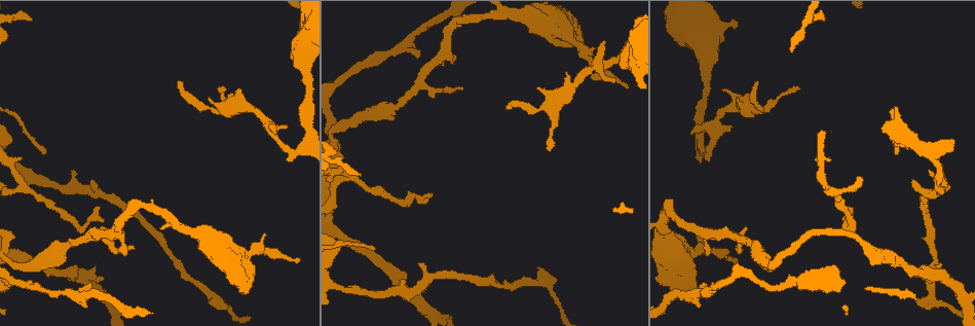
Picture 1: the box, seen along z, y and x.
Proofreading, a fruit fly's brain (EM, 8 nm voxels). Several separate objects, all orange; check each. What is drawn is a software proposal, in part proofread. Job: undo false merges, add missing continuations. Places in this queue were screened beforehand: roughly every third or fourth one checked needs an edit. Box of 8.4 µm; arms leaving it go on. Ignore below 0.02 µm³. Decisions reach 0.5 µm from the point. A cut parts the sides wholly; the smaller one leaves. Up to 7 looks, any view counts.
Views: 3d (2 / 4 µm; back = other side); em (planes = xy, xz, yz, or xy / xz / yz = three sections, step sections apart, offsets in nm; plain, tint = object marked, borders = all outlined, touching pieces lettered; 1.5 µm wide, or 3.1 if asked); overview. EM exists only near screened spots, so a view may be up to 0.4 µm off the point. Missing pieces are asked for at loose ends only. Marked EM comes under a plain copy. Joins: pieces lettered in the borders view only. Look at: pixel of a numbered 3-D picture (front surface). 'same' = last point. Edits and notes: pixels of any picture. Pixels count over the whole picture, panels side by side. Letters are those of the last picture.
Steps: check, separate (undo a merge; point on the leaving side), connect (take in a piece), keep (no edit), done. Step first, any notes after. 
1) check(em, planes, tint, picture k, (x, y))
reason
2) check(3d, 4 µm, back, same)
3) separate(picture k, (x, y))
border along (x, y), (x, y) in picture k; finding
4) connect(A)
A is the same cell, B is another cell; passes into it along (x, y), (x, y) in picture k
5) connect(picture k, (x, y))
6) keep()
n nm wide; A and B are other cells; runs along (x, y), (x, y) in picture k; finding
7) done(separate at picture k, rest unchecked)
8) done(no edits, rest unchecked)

check(3d, 2 µm, back, picture 1, (276, 132))
an open end

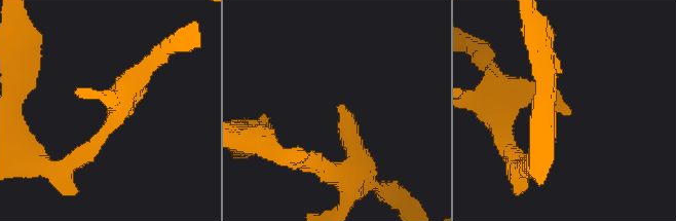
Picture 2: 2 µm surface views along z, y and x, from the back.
check(em, xz, step 4, borders, picture 2, (344, 106))

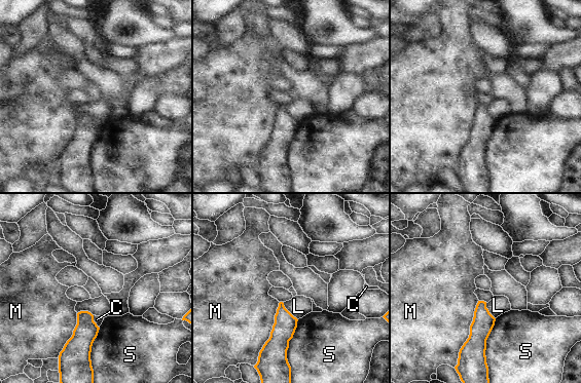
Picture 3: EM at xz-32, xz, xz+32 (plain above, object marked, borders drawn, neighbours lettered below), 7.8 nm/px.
keep()
C, L, M and S are other cells; none of them fits

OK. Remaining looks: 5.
check(em, planes, borders, picture 1, (736, 245))
an open end

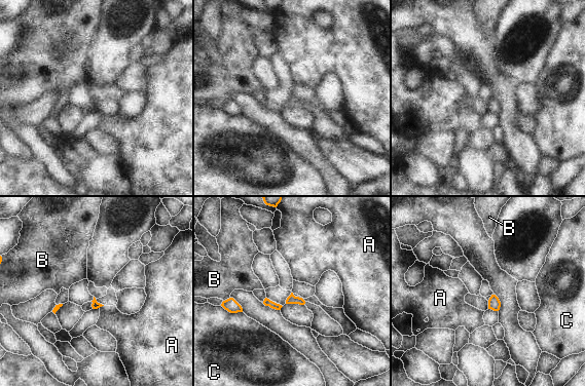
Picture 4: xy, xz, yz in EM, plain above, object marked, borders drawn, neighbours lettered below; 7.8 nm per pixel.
keep()
A, B and C are other cells; border along (103, 305), (99, 307) in picture 4; no lettered piece goes on from it

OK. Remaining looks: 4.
check(em, xy, step 4, tint, picture 1, (505, 109))
thin end

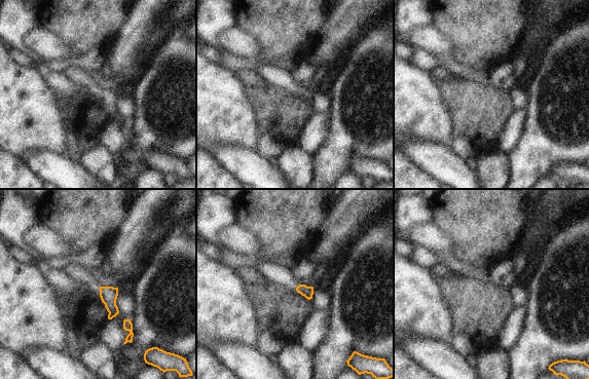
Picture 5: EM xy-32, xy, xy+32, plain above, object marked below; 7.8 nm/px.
check(em, planes, borders, same)

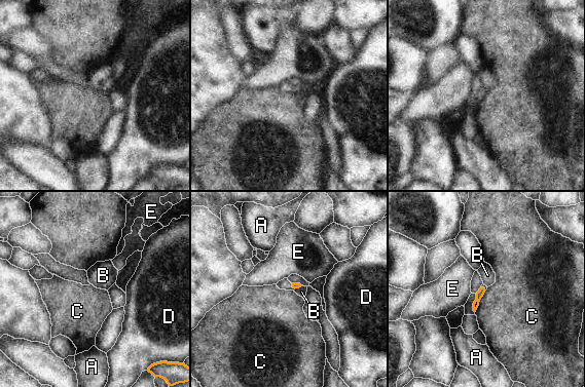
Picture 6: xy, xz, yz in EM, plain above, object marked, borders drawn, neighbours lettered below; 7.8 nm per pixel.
keep()
A, B, C, D and E are other cells; none of them fits

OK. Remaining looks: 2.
done(no edits, rest unchecked)

